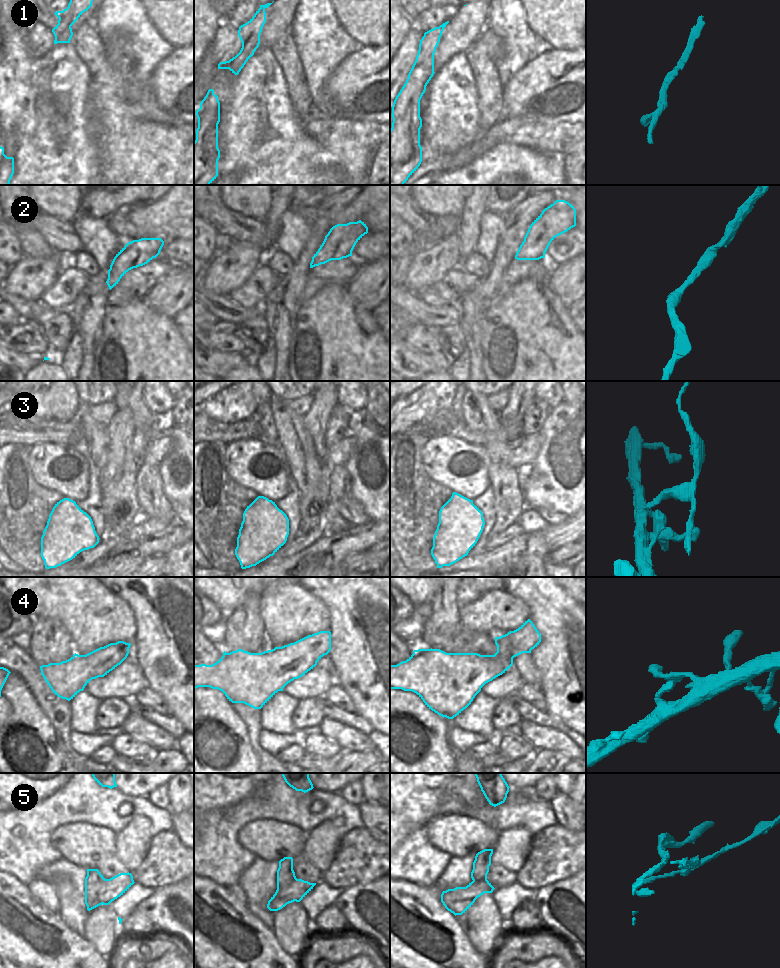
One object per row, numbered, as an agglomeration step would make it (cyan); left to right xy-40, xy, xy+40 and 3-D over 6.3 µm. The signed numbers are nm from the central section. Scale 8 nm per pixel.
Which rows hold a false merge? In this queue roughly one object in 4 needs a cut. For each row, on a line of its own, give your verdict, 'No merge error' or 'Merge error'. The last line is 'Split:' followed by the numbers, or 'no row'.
1: No merge error
2: No merge error
3: Merge error
4: No merge error
5: Merge error
Split: 3, 5

